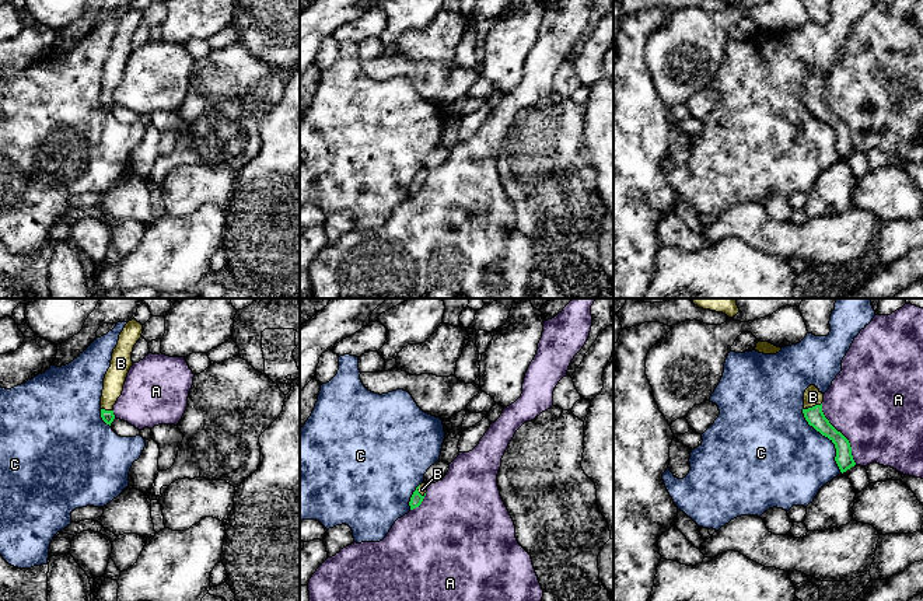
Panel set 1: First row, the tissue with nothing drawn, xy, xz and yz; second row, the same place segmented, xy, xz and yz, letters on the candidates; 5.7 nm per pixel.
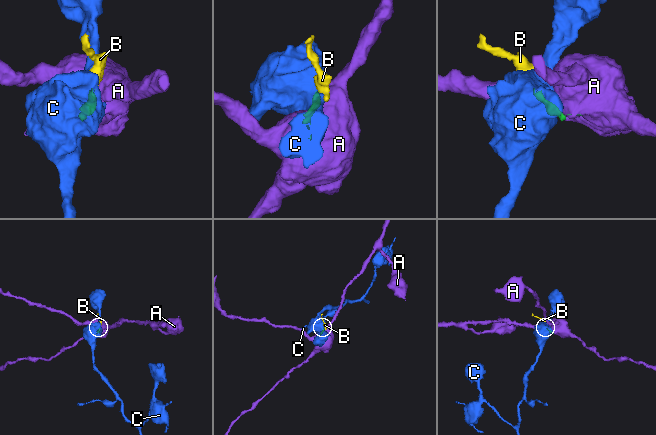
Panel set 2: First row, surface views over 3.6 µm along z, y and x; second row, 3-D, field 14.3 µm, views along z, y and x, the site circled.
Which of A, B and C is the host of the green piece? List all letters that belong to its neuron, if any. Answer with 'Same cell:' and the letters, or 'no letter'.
Same cell: B

